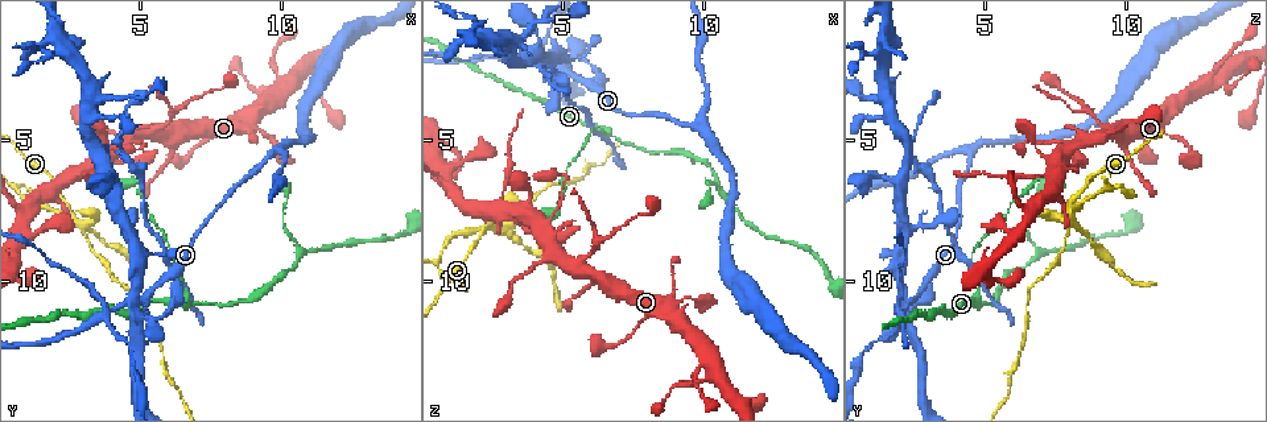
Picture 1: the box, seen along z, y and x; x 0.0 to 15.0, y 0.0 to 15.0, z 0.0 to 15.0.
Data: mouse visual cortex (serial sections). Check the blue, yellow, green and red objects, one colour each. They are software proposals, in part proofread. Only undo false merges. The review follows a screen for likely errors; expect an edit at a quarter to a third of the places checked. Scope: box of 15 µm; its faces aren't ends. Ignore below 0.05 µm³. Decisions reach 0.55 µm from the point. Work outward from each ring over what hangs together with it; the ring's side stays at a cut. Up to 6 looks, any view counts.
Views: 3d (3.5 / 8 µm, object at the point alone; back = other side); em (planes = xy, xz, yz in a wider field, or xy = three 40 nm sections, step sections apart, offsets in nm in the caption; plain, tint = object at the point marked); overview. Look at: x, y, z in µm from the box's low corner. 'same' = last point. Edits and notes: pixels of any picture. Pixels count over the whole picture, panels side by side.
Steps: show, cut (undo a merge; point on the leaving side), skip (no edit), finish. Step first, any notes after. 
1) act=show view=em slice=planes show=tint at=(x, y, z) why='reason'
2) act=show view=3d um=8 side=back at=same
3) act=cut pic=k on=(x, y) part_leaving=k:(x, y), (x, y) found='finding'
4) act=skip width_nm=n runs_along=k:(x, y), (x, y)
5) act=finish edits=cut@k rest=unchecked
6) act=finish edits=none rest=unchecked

act=show view=3d um=3.5 at=(5.6, 4.5, 9.4) why='thick turns thin'

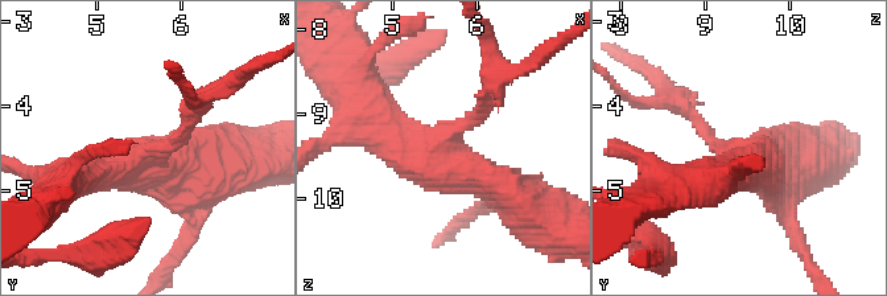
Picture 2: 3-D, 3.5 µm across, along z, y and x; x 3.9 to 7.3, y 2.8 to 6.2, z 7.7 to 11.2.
act=show view=em slice=xy step=2 show=tint at=(5.60, 4.60, 9.40) arms=3 arm_widths_nm=150,450,500

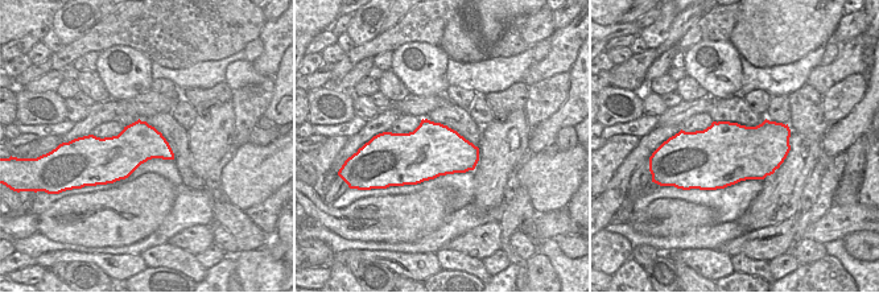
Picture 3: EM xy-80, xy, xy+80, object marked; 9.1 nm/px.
act=skip runs_along=2:(511, 193), (405, 152), (366, 112) found='continuous, no second cell'

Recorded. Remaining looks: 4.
act=show view=3d um=3.5 at=(2.7, 6.1, 7.4) why='a narrow waist'

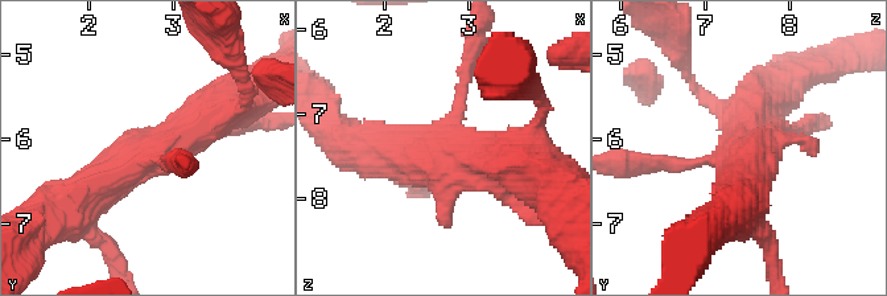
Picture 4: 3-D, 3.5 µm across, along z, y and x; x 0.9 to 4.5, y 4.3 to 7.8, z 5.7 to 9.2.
act=show view=em slice=xy step=5 show=tint at=(2.75, 6.20, 7.45)

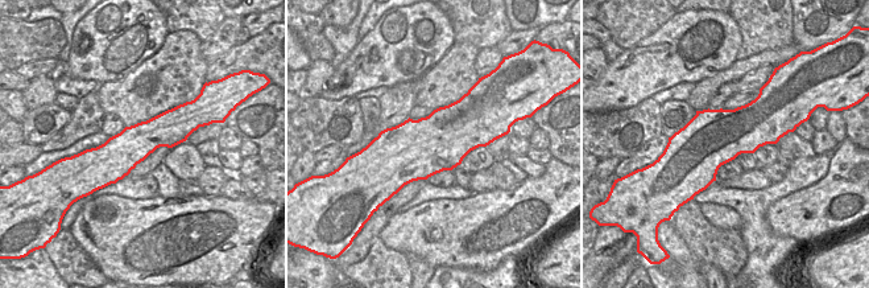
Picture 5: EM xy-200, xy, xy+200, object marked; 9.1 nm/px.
act=skip runs_along=4:(226, 105), (79, 198) found='continuous, no second cell'

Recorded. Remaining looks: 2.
act=show view=3d um=3.5 at=(4.8, 10.7, 2.2) why='four arms meet'

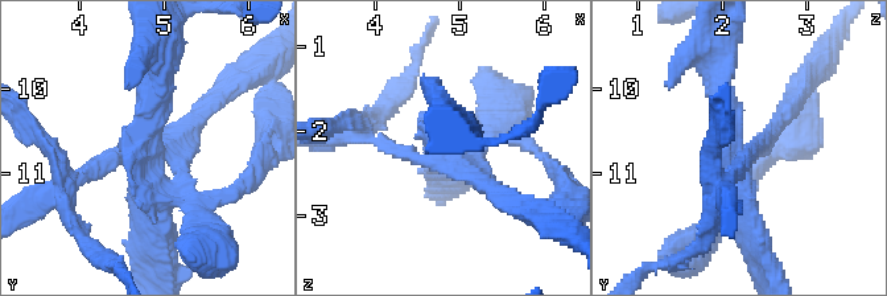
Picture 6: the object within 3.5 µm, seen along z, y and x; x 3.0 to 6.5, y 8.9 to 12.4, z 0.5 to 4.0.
act=show view=em slice=xy step=2 show=tint at=(4.85, 10.80, 2.20) why='need the tissue'

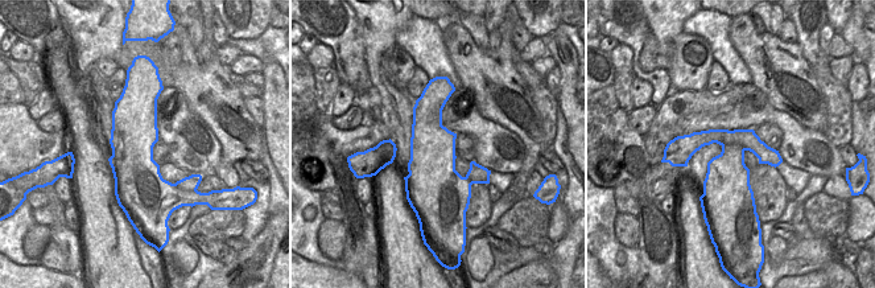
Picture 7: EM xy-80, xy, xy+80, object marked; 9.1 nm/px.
act=cut pic=6 on=(168, 251) part_leaving=6:(153, 153), (141, 130), (157, 36) found='two cells meet here'

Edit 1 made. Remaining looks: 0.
act=finish edits=cut@6 rest=unchecked

